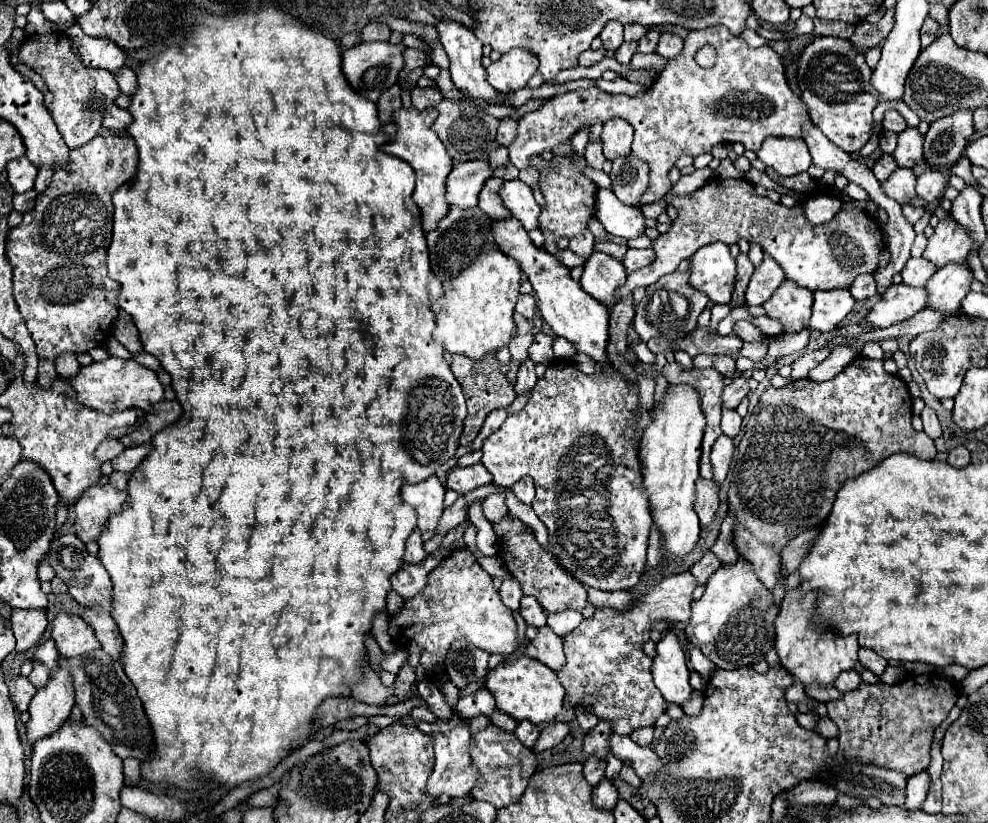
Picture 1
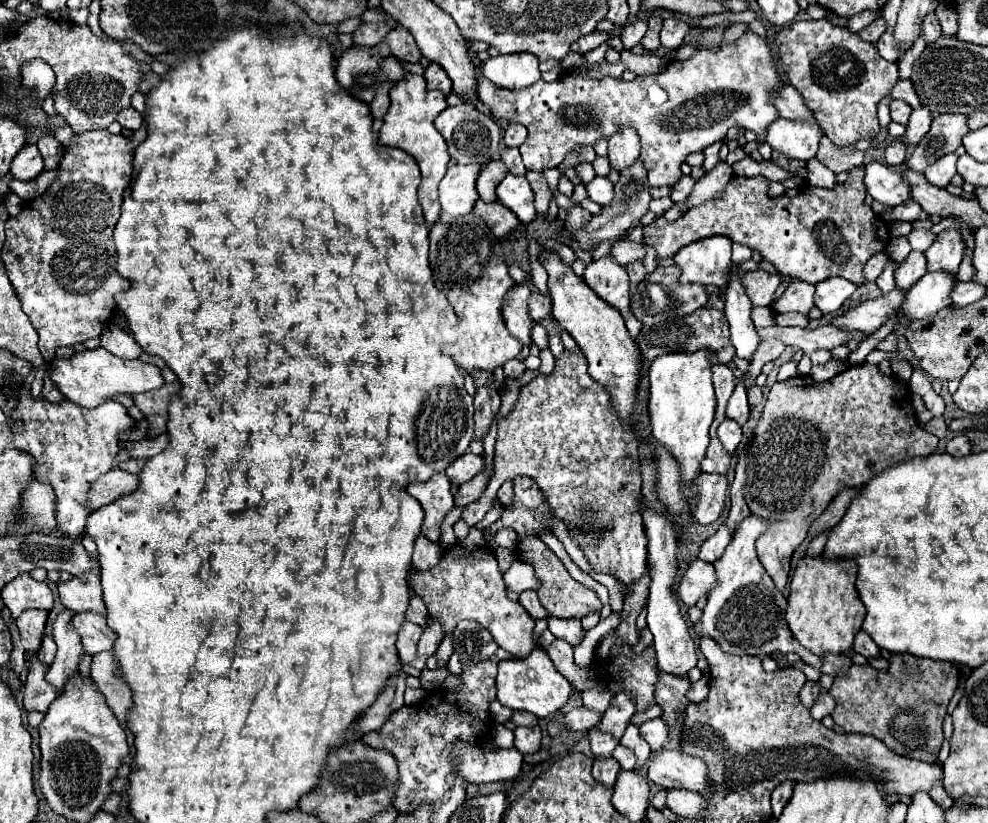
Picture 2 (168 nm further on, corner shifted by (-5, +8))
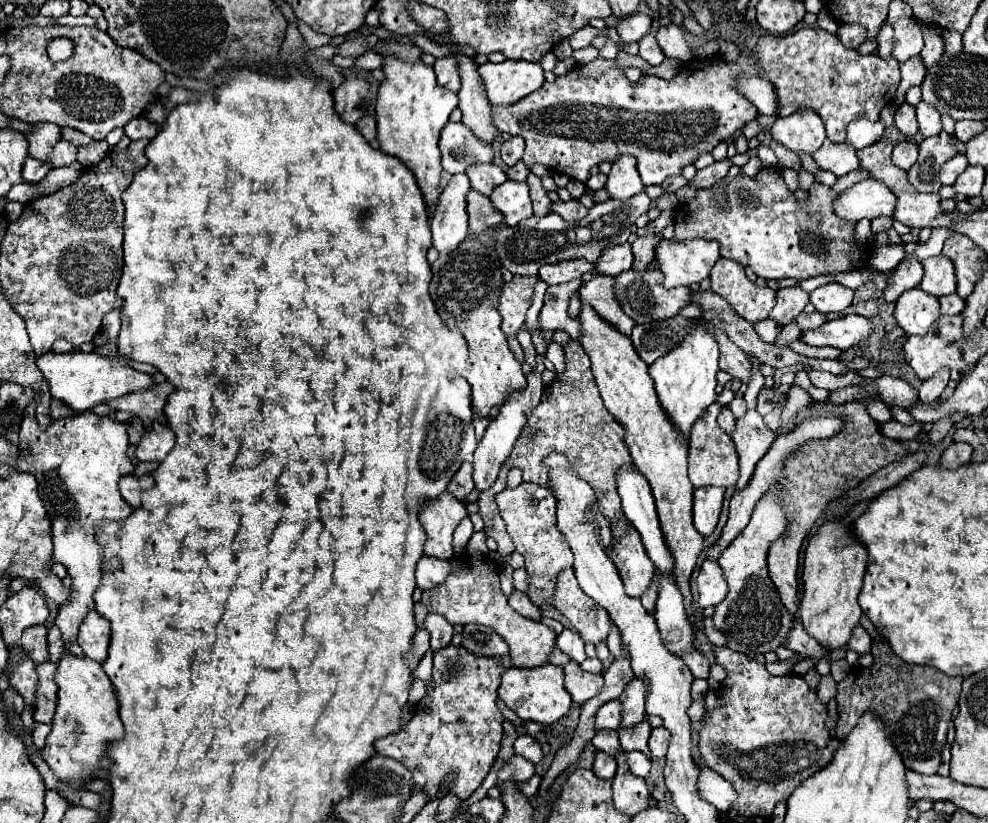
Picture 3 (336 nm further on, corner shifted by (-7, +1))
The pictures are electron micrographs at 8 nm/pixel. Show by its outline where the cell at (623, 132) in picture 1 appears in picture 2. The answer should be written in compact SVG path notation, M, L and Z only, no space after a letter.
M624 126L608 140L610 166L616 170L628 168L638 158L638 152L640 152L640 138L634 132L634 128Z

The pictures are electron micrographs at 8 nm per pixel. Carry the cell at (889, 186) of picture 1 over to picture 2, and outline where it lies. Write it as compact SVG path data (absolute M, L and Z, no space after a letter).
M870 162L864 170L866 170L864 176L866 192L874 200L890 206L898 206L910 200L910 184L904 180L902 172L890 170L886 164L880 162Z

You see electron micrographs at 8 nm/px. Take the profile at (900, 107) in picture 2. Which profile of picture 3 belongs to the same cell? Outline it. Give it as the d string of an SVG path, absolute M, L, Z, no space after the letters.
M902 103L894 115L896 127L906 135L906 137L914 137L918 133L918 121L916 121L916 109L908 103Z

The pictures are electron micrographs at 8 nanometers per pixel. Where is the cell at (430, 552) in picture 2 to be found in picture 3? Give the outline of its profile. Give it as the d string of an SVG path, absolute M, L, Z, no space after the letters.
M422 557L418 567L416 567L416 581L418 581L418 587L422 591L440 585L442 581L446 581L448 575L450 575L450 561Z

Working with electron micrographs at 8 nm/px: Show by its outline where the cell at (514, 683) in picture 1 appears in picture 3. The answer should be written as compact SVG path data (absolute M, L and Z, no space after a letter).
M546 663L538 669L516 669L510 667L502 675L502 685L498 697L524 721L538 721L542 725L552 725L562 719L572 705L570 693L564 689L564 671L552 663Z

